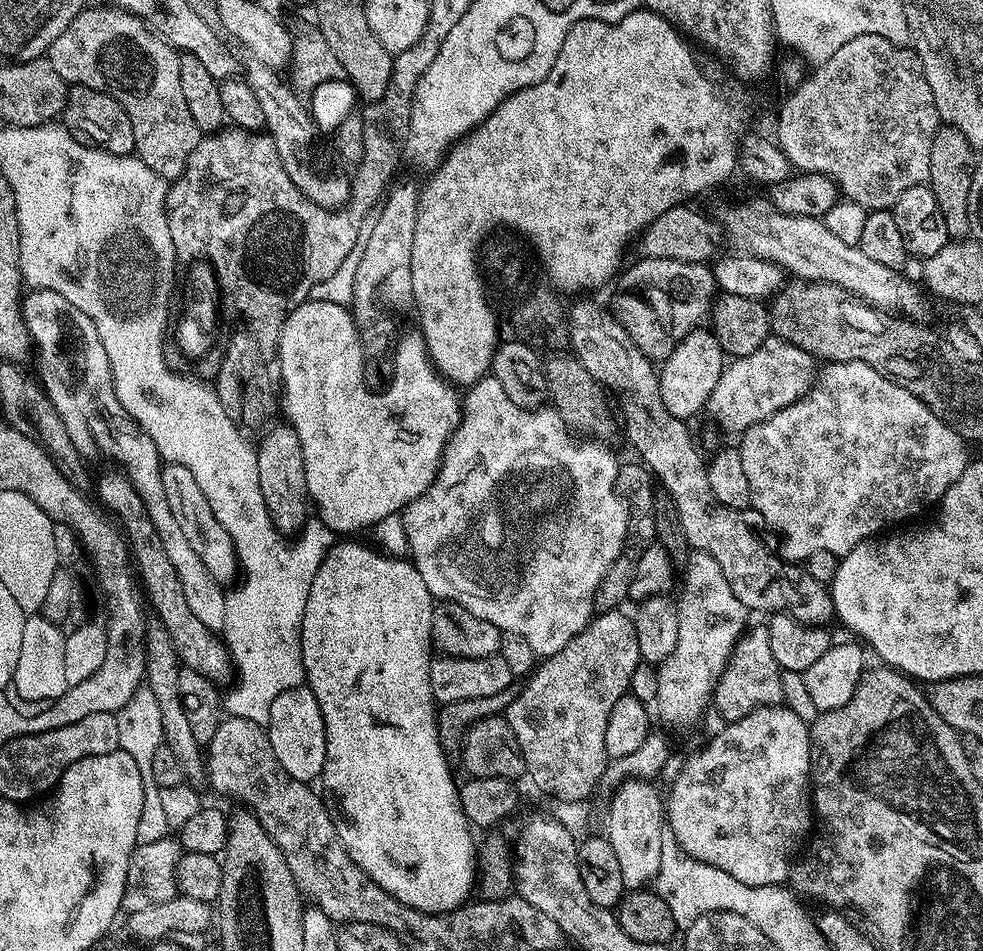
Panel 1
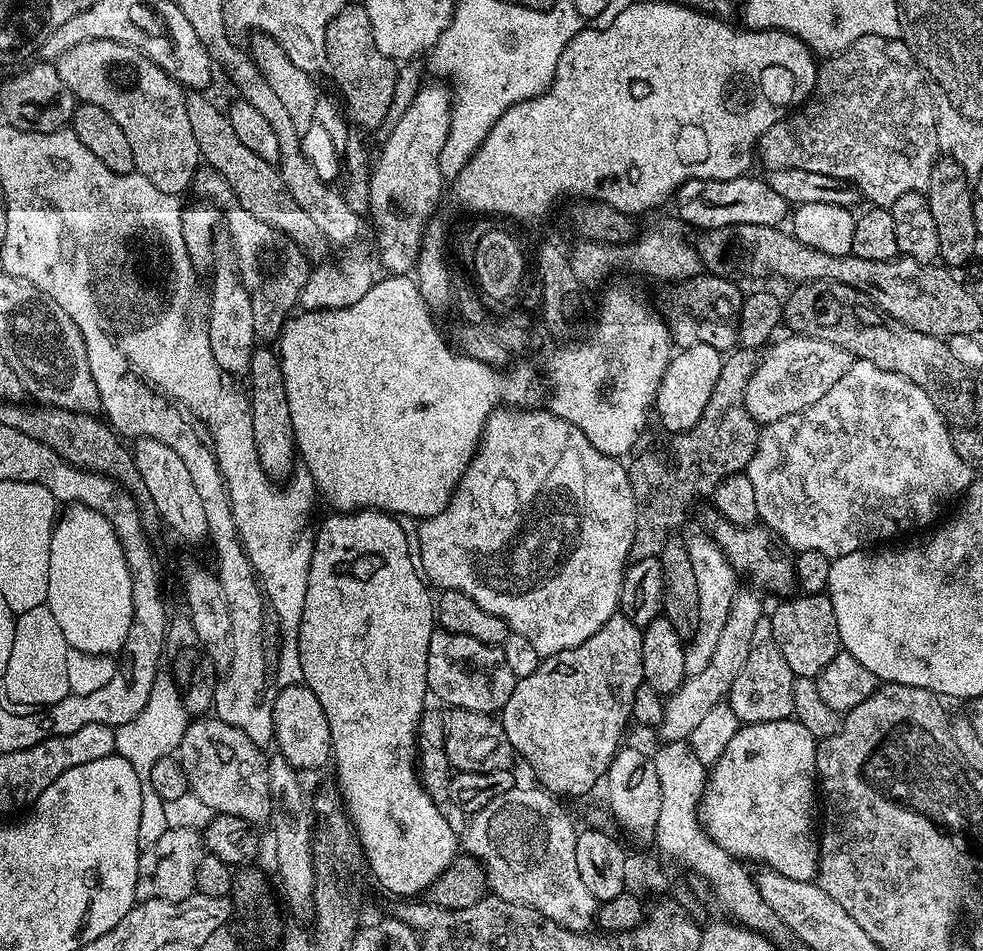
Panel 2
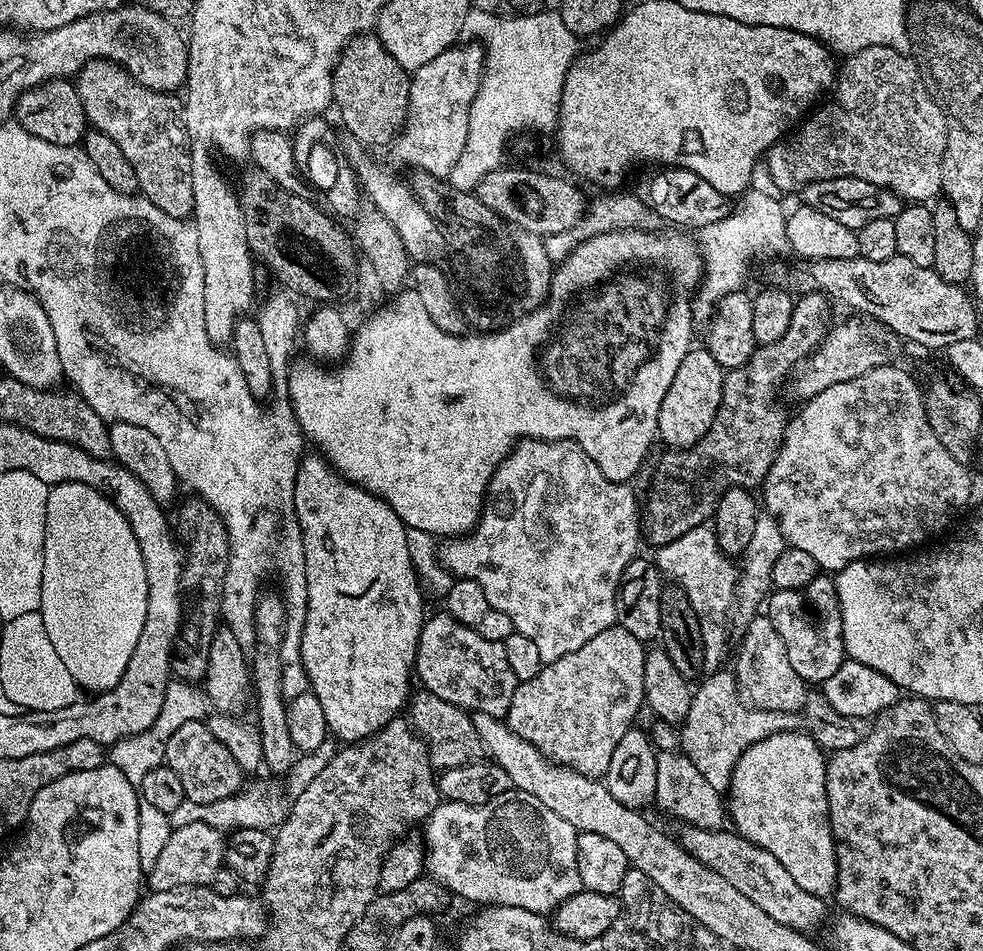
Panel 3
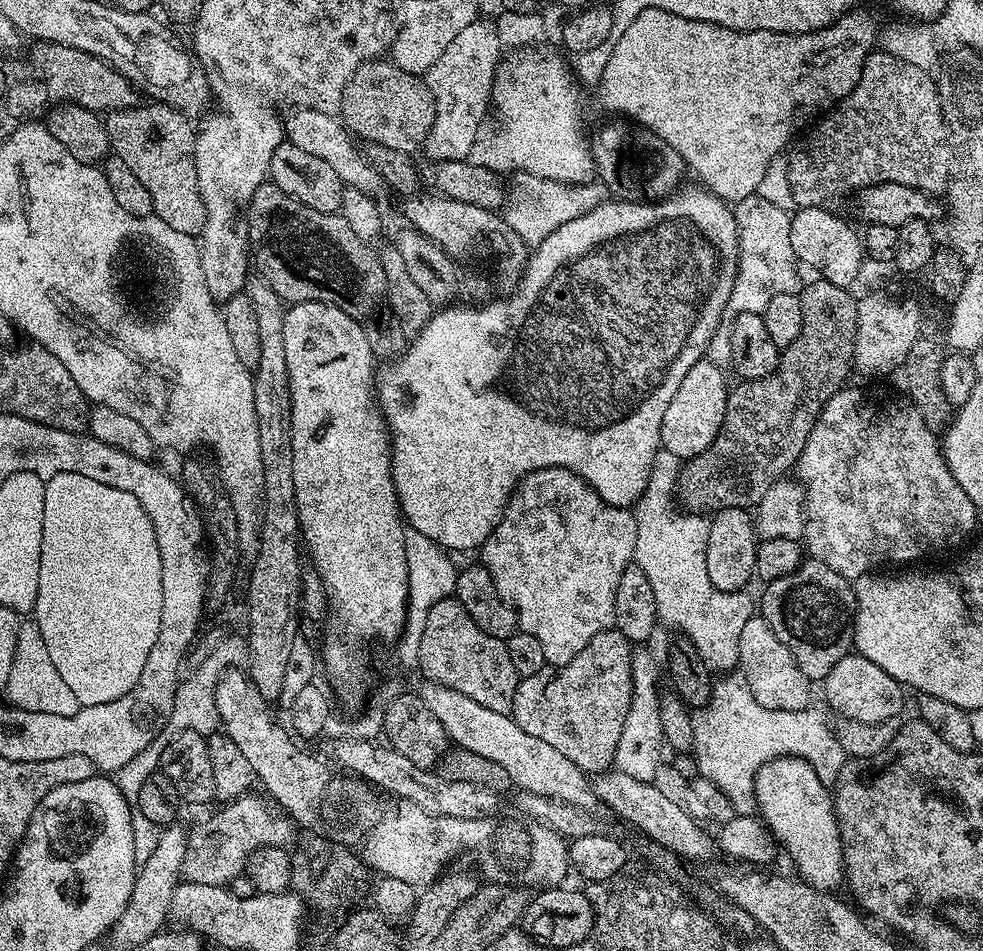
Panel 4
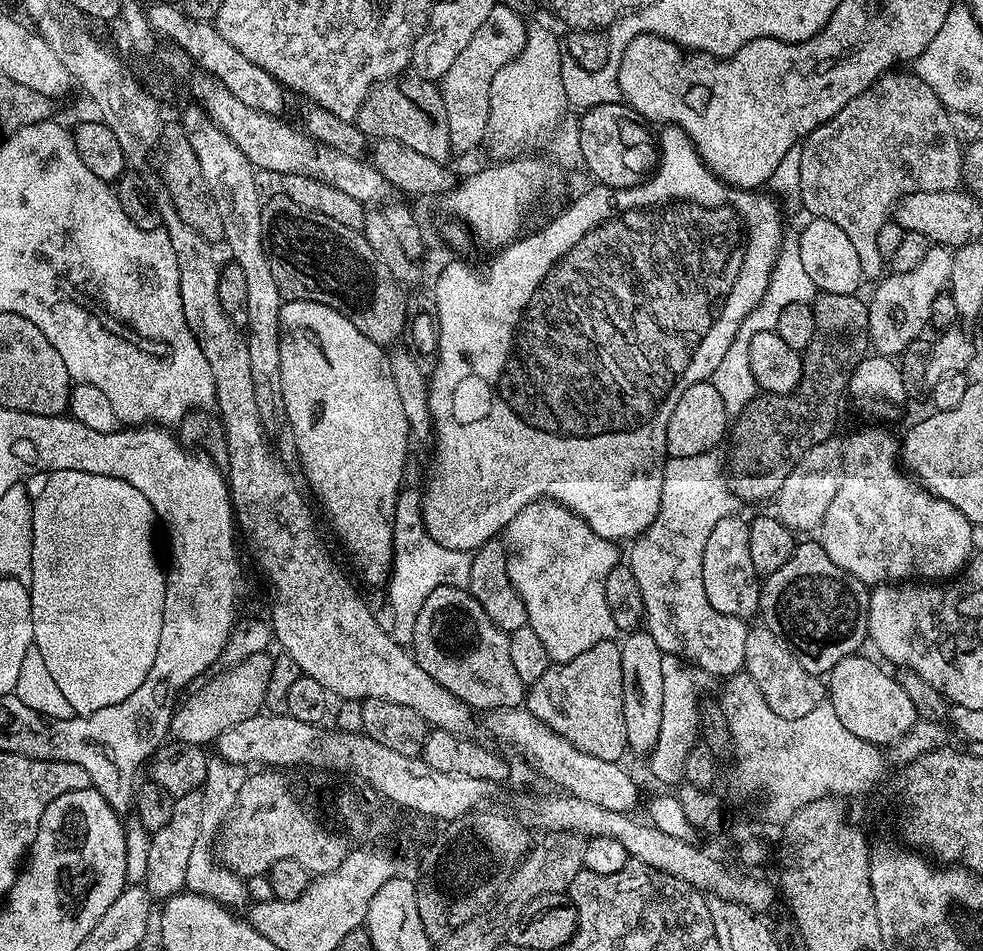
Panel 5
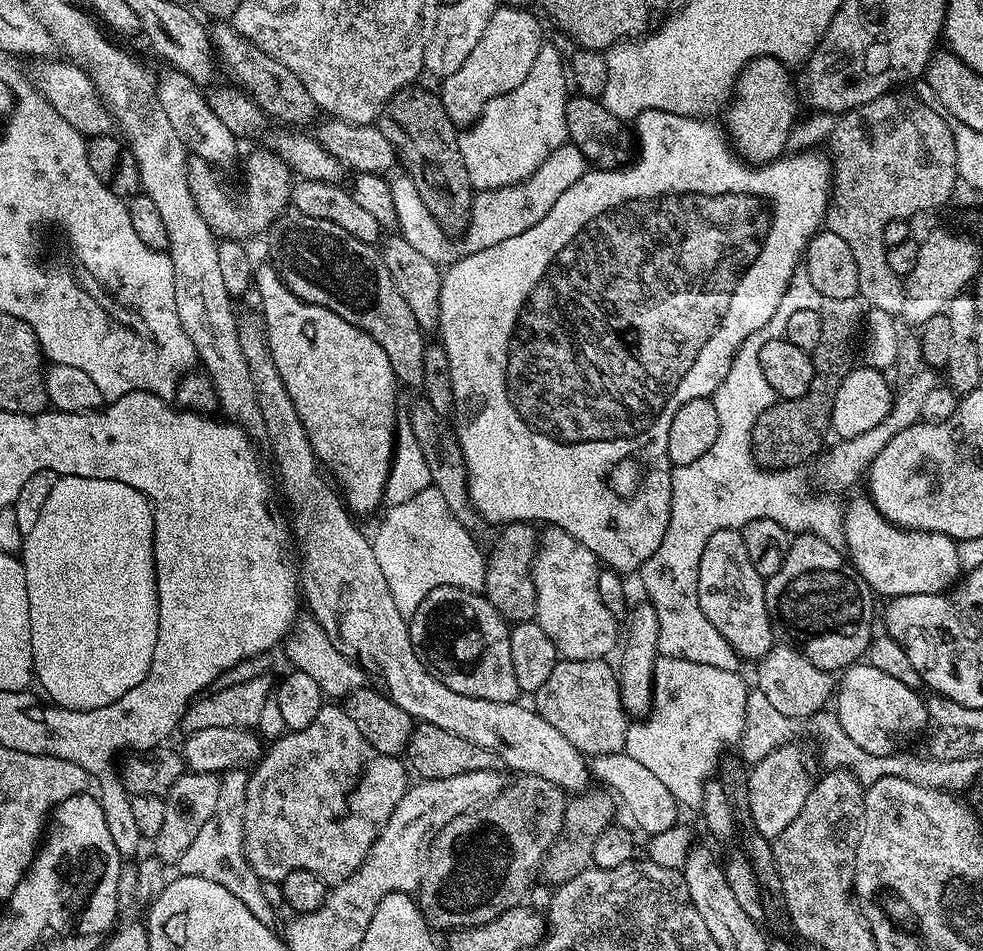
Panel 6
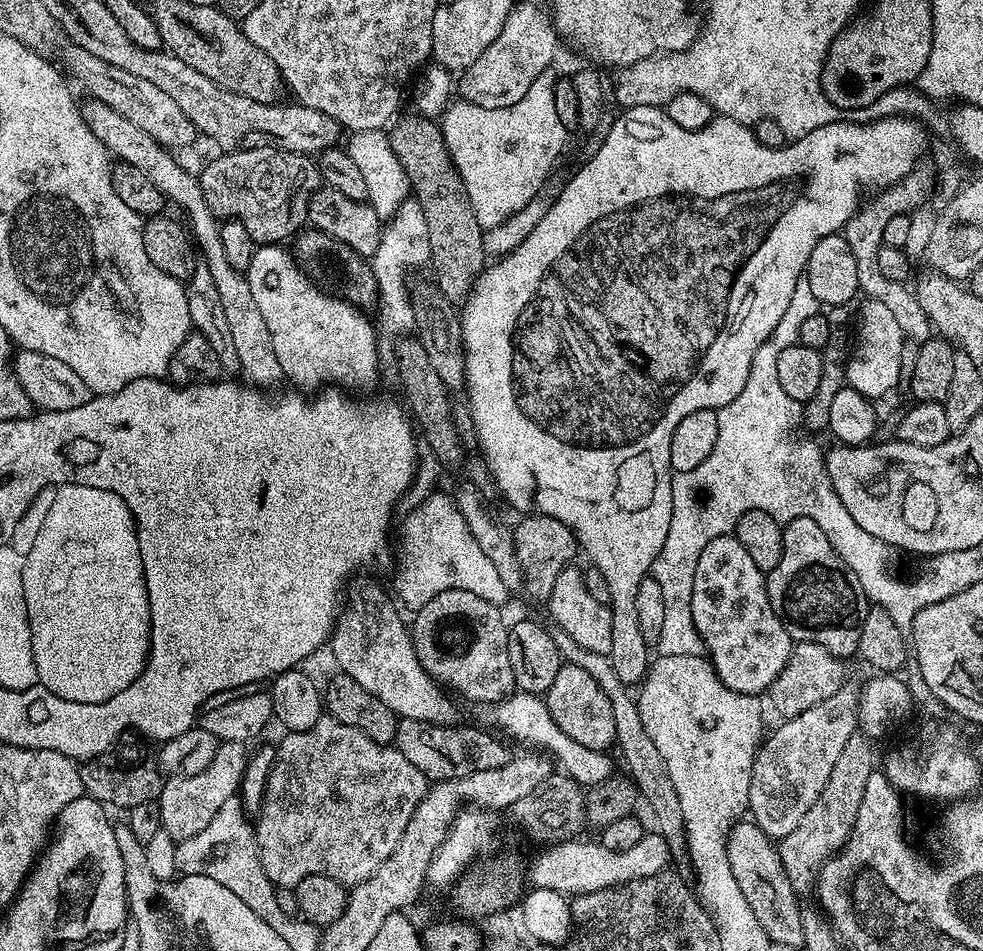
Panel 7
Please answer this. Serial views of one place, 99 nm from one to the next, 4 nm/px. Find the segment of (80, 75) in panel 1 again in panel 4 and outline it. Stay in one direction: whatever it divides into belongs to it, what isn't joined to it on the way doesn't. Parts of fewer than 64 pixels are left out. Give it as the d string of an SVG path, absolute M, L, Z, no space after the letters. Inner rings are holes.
M148 102L145 108L119 108L109 111L104 120L111 151L122 158L122 162L126 162L130 170L134 170L138 182L142 182L142 186L150 190L150 202L156 217L166 222L166 226L182 230L182 234L199 237L200 231L206 226L206 206L198 186L196 162L188 154L167 156L168 140L182 139L183 130L168 128L164 132L165 137L158 137L152 144L152 120L177 119L178 114L173 108L155 102Z

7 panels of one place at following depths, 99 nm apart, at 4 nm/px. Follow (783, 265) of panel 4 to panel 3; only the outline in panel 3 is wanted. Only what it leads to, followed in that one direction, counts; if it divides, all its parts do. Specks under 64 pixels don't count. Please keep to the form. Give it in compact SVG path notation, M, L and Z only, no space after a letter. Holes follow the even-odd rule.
M749 189L741 195L740 199L742 200L739 204L737 202L732 209L732 213L727 215L726 218L697 229L697 247L700 249L701 256L704 259L704 272L696 292L696 298L699 303L700 301L708 302L711 298L721 300L730 293L741 291L745 287L744 282L750 270L750 260L762 255L764 250L770 252L774 246L781 246L782 248L787 245L787 236L785 234L787 213L785 208L783 209L781 204L768 193L754 189Z

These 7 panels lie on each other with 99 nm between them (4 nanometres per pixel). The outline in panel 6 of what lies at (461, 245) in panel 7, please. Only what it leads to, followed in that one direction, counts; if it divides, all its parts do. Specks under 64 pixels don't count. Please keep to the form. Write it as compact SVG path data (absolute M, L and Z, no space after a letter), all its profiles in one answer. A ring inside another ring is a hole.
M409 86L401 90L397 96L388 101L386 109L386 124L378 124L380 132L396 147L399 163L404 164L403 171L418 186L422 194L422 202L426 202L426 209L437 219L449 234L463 233L471 218L472 199L474 189L472 179L466 170L466 162L462 156L448 156L454 152L454 146L460 146L457 125L450 122L446 110L442 106L439 95L435 91L427 92L421 86Z

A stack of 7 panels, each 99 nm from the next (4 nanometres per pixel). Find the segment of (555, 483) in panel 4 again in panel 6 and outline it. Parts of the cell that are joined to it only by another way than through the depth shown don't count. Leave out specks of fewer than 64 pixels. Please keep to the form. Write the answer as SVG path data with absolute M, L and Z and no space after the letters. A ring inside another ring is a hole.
M545 527L538 536L532 581L536 591L535 623L550 634L557 653L566 660L602 660L618 648L618 617L606 610L598 594L602 565L596 556L566 530Z

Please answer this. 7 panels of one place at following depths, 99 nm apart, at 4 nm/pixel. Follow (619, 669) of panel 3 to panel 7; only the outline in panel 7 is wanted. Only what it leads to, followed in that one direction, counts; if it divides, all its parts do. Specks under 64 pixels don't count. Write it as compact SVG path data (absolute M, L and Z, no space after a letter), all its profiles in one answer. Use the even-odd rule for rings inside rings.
M561 663L558 675L546 694L546 703L550 718L558 722L558 730L566 734L566 738L574 738L578 746L608 752L615 745L615 722L614 713L610 710L610 698L602 694L602 686L598 686L598 682L594 682L594 678L590 678L582 666Z

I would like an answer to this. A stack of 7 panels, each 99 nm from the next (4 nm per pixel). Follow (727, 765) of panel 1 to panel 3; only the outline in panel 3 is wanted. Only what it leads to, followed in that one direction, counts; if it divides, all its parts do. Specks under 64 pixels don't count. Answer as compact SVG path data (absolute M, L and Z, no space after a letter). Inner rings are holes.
M804 730L770 734L766 739L754 742L738 758L732 770L732 780L726 791L726 812L732 818L731 827L742 838L754 842L762 850L770 850L782 867L790 873L790 878L810 890L810 894L831 897L836 890L836 847L832 837L832 827L828 817L826 798L826 774L824 765L826 752L816 744L814 738Z

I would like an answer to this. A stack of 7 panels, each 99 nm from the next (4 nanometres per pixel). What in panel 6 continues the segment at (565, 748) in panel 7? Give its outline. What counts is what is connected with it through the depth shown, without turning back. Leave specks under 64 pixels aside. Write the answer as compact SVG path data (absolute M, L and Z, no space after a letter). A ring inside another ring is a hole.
M625 754L614 756L593 756L590 760L590 772L593 777L601 780L605 789L611 790L622 801L622 808L632 815L631 823L637 829L645 832L645 837L661 834L662 831L670 830L678 823L676 810L678 803L665 783L661 781L651 770L646 770L642 762L636 761ZM613 788L613 789L612 789ZM616 792L617 793L616 793ZM620 796L621 797L620 797ZM624 799L624 804L623 800ZM636 824L637 825L636 825Z

